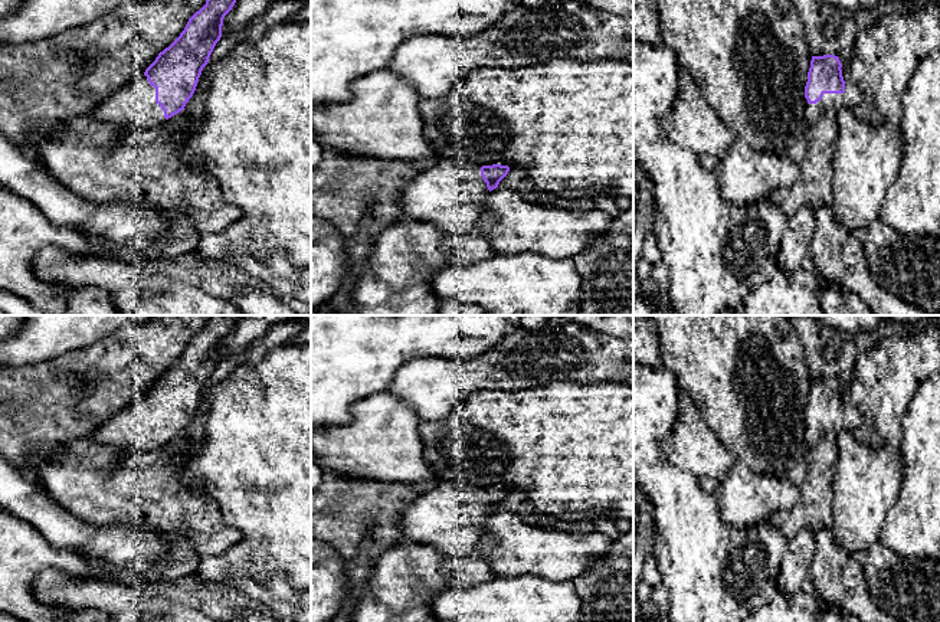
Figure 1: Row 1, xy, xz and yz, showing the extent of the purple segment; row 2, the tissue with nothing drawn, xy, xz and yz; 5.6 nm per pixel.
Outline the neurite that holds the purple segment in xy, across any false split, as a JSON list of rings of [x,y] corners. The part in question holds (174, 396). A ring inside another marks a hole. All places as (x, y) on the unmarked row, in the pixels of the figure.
[[[212,315],[180,359],[145,392],[94,432],[92,439],[122,452],[150,451],[184,432],[222,360],[225,338],[240,315]]]

